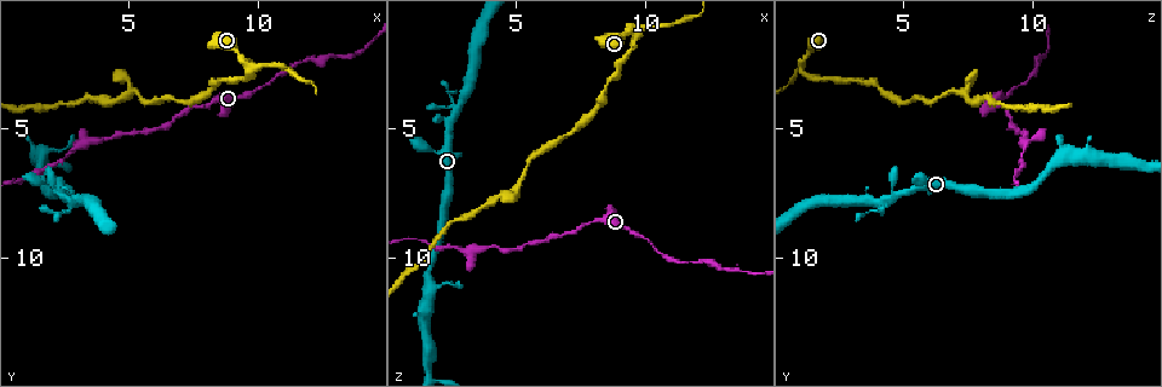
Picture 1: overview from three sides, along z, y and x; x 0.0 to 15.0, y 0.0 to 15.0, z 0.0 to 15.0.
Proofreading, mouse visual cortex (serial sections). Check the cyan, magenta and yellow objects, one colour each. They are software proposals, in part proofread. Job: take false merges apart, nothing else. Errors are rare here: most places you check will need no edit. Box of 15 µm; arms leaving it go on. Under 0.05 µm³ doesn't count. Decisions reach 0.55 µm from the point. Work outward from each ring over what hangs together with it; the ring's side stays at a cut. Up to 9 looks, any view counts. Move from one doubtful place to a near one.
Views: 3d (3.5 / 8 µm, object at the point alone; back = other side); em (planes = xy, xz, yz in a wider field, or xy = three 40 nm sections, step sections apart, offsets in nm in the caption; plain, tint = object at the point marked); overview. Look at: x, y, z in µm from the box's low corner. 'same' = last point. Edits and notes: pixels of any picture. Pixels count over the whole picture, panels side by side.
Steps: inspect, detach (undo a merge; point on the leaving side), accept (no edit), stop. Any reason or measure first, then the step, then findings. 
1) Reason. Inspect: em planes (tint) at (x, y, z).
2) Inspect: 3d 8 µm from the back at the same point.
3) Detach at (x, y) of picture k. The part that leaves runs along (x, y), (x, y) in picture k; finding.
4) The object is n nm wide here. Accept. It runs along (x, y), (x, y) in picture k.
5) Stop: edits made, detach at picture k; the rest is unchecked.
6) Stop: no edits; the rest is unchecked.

Narrows sharply. Inspect: 3d 3.5 µm at (5.4, 5.2, 9.4).

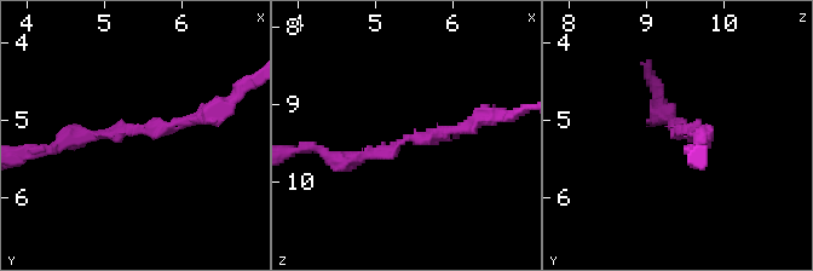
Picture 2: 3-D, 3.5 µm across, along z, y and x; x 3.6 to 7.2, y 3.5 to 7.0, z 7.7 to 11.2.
The arms are 150, 200 nm wide. Inspect: em planes (tint) at (5.40, 5.10, 9.50).

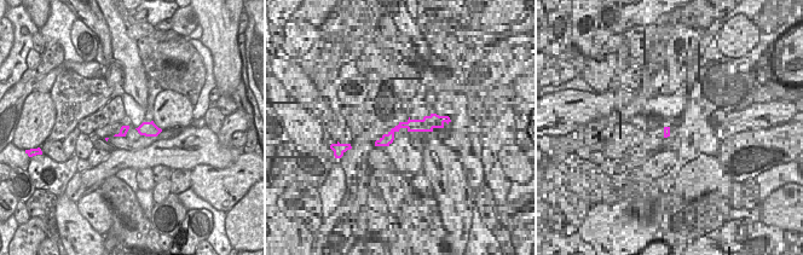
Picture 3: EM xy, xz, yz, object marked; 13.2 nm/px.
Accept. It runs along (209, 114), (61, 143) in picture 2; all the same cell.

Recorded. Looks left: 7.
Narrows sharply. Inspect: 3d 3.5 µm at (11.7, 2.3, 10.3).

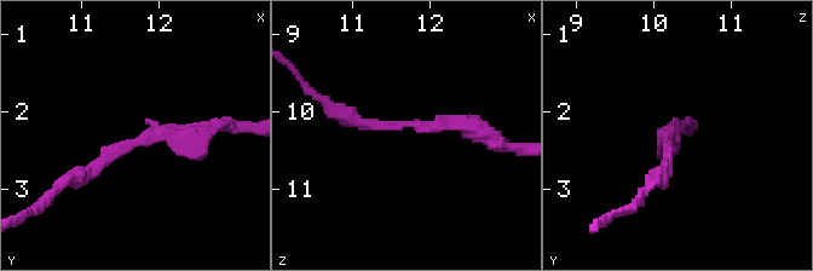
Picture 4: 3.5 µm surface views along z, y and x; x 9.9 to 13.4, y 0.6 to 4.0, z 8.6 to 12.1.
Inspect: em xy step 3 (tint) at (11.75, 2.35, 10.20).

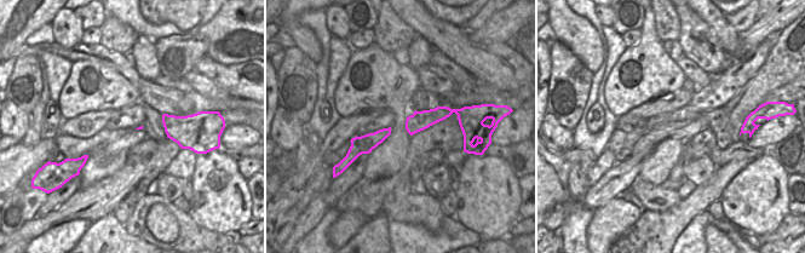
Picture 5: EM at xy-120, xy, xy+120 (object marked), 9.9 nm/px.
The arms are 200, 200 nm wide. Accept. It runs along (71, 178), (142, 137), (212, 126) in picture 4; one cell here.

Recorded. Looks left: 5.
Narrows sharply. Inspect: 3d 3.5 µm at (2.0, 7.3, 4.5).

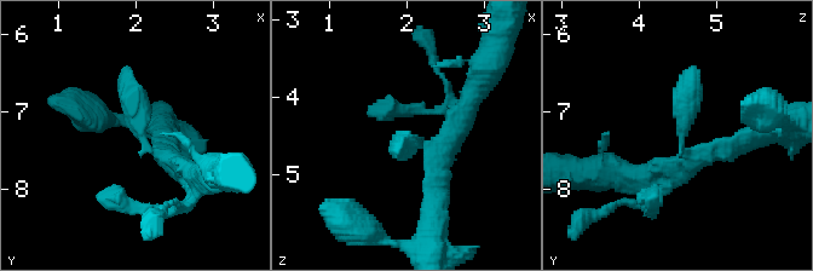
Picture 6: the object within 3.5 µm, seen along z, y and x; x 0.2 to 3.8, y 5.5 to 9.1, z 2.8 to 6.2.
Inspect: em xy step 3 (tint) at (2.05, 7.30, 4.60).

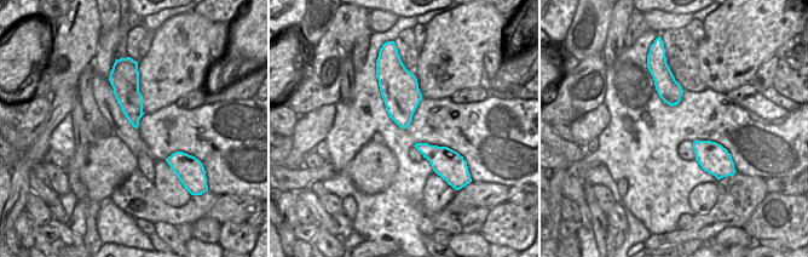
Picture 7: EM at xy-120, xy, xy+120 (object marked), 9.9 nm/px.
Another direction. Inspect: em xy step 5 (tint) at the same point.

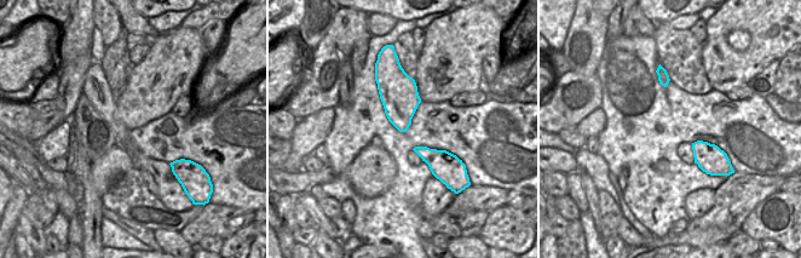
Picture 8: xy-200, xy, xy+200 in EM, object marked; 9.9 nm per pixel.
Accept. All the same cell.

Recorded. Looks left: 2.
Abrupt turn. Inspect: 3d 3.5 µm at (3.3, 5.6, 9.7).

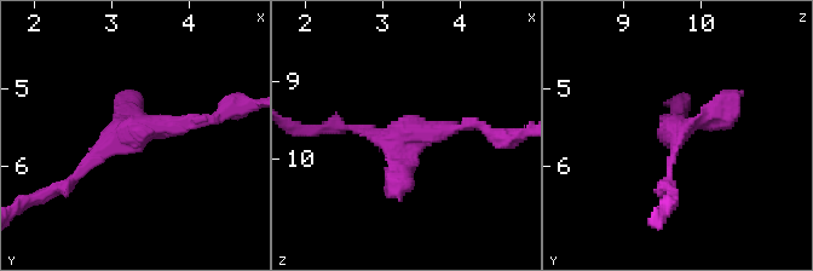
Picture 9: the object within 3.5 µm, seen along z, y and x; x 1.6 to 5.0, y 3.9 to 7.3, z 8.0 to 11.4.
Now the EM. Inspect: em xy step 1 (tint) at (3.20, 5.55, 9.70).

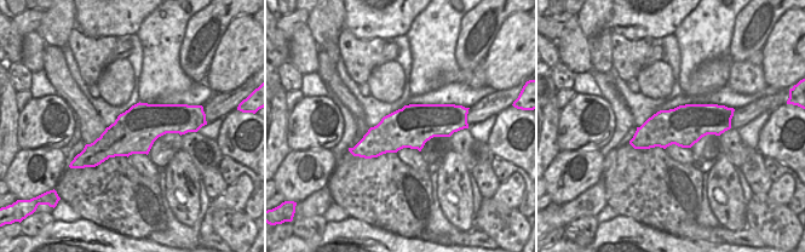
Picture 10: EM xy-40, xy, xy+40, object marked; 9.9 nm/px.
Accept. It runs along (208, 120), (124, 131), (67, 183) in picture 9; all the same cell.

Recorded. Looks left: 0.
Stop: no edits; the rest is unchecked.

